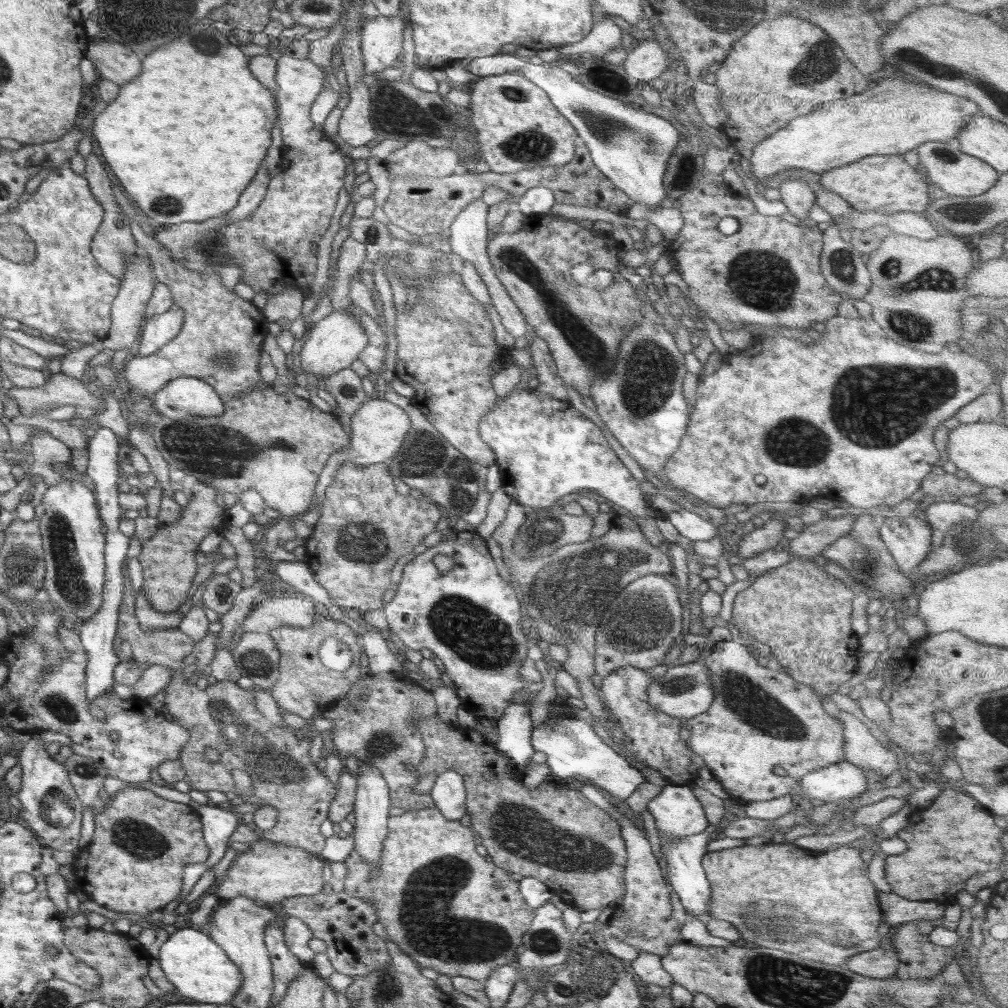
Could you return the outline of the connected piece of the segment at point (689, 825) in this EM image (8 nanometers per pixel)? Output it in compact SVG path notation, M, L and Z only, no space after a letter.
M669 784L647 805L658 832L684 838L711 828L704 808L686 785Z

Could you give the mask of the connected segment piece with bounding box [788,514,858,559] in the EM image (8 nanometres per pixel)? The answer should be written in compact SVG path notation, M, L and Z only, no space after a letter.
M838 515L835 519L824 517L798 531L796 538L790 540L788 549L794 553L795 558L814 559L835 540L843 537L851 529L857 516Z

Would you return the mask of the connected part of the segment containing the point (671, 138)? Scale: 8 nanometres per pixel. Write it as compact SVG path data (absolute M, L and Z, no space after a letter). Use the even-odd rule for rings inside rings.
M498 52L492 56L471 59L471 63L466 71L478 76L479 78L520 72L530 82L538 85L548 95L552 104L560 111L560 114L572 123L576 129L579 141L589 148L591 159L594 166L610 179L616 188L623 190L634 202L648 205L649 207L660 207L660 203L666 198L663 187L663 176L666 172L670 154L678 144L678 130L666 122L664 118L658 118L654 114L638 112L630 108L628 104L620 104L619 100L608 98L607 95L598 94L593 90L586 90L577 78L562 71L557 64L550 68L550 64L540 61L533 61L530 58L520 57L516 53L508 54Z

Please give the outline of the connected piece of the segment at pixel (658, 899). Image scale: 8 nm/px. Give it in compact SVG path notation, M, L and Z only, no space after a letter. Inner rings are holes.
M584 783L581 793L604 810L616 823L620 825L622 838L625 840L626 852L628 855L625 868L625 895L623 901L611 918L600 926L604 932L604 938L616 938L626 944L630 944L636 950L642 949L650 954L661 956L667 955L669 946L684 942L680 936L680 926L672 917L672 904L670 903L670 890L667 882L662 876L662 868L658 865L658 858L652 852L652 846L644 833L636 827L636 824L618 810L604 794L604 790L598 786Z

